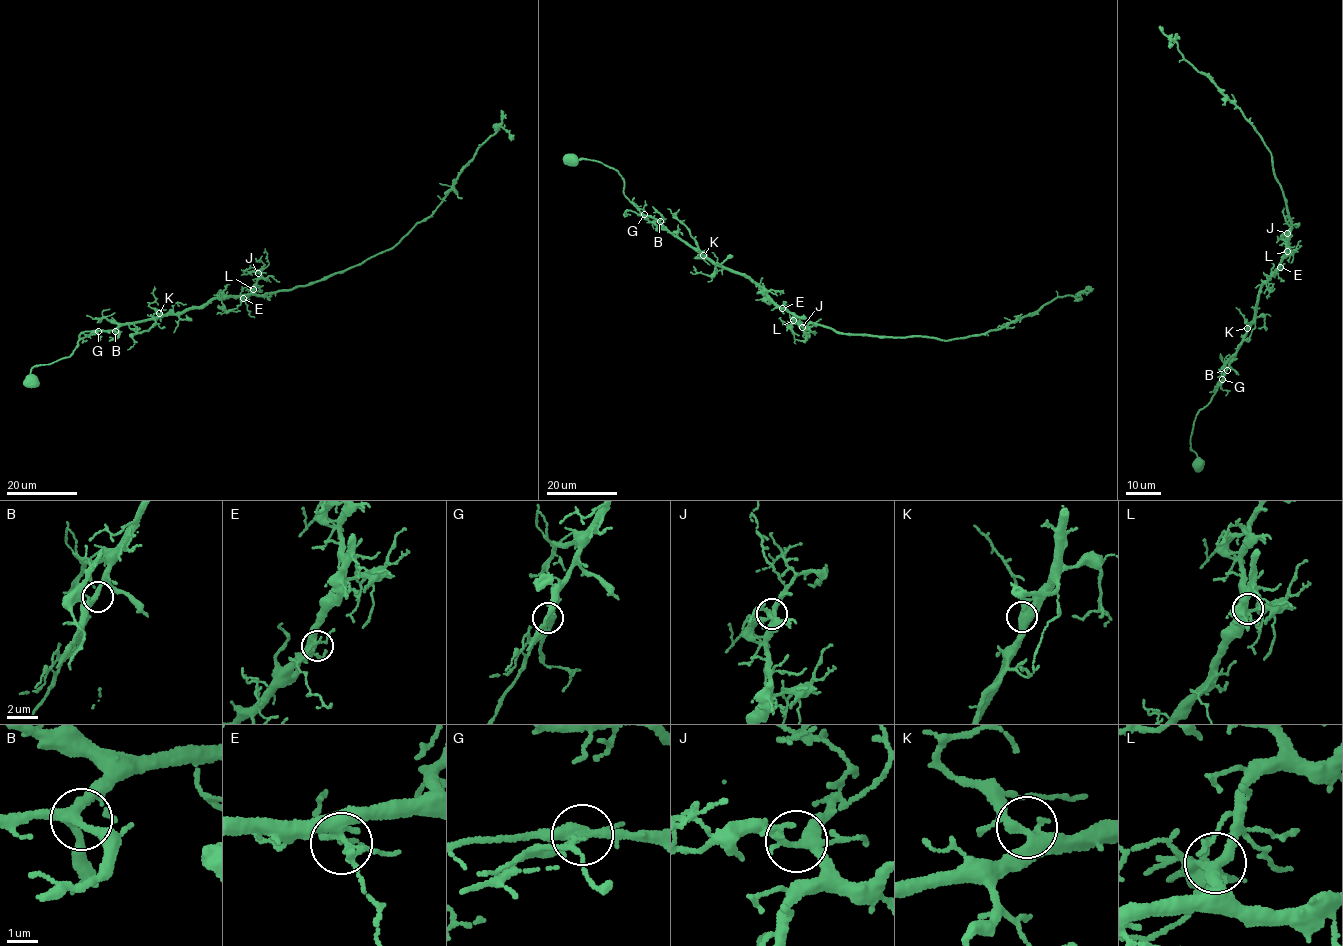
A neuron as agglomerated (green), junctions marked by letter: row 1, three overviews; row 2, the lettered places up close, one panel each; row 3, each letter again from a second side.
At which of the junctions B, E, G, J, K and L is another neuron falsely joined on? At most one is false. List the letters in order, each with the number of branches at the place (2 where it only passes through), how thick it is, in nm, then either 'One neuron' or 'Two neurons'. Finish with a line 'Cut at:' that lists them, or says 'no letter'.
B: Branches: 3. Thickness 280 nm. One neuron
E: Branches: 5. Thickness 320 nm. One neuron
G: Branches: 4. Thickness 320 nm. One neuron
J: Branches: 5. Thickness 240 nm. One neuron
K: Branches: 4. Thickness 320 nm. One neuron
L: Branches: 5. Thickness 320 nm. One neuron
Cut at: no letter

